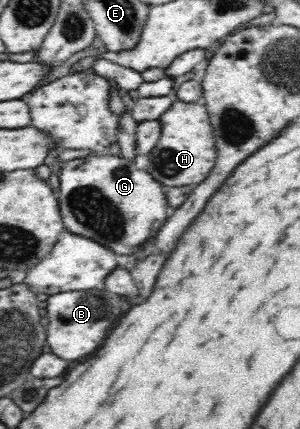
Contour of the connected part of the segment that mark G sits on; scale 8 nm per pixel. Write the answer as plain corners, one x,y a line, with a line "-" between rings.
108,152
101,155
90,153
84,158
74,158
65,162
59,175
59,183
58,198
62,219
66,223
65,229
84,237
92,237
122,255
136,253
136,249
142,243
152,239
170,211
170,205
168,205
166,193
162,191
163,185
160,181
156,181
148,170
138,168
134,159
112,155

